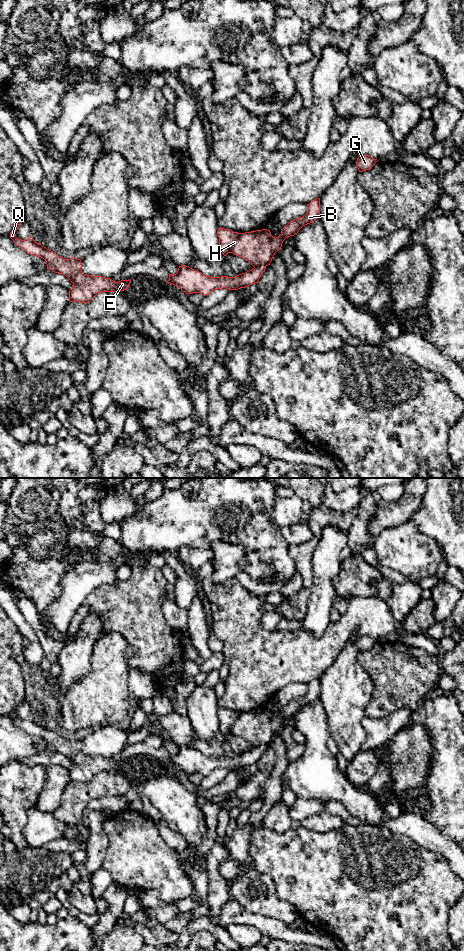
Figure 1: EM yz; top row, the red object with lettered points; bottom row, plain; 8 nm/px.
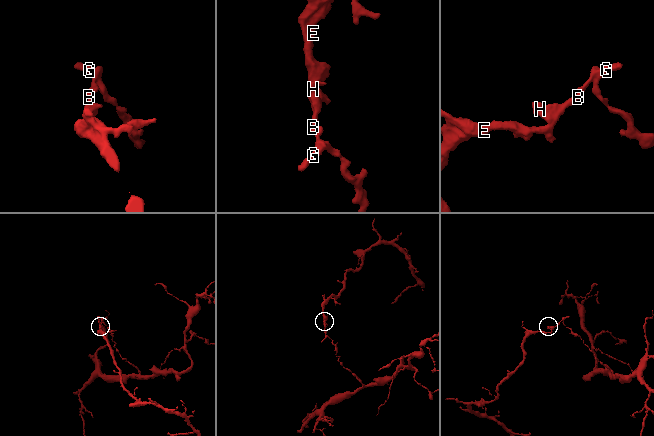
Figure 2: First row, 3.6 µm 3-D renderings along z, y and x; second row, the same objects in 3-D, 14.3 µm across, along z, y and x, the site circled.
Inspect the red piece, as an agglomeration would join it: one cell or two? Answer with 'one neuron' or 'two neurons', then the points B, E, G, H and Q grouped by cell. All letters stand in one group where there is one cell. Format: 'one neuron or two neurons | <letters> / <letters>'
two neurons | B G H / E Q

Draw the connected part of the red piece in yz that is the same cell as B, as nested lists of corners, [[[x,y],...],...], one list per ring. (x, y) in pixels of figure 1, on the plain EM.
[[[320,678],[311,681],[307,686],[307,693],[303,697],[290,701],[278,717],[273,717],[267,709],[238,713],[218,708],[219,730],[224,736],[233,733],[242,737],[253,747],[266,747],[270,745],[272,738],[281,729],[286,718],[294,716],[303,706],[319,698]]]

